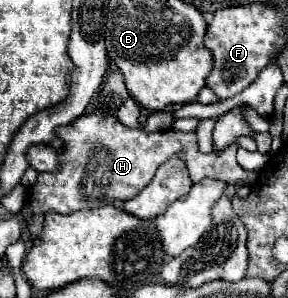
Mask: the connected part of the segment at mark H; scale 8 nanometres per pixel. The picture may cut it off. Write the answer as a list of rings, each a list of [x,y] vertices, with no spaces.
[[[95,110],[93,114],[79,116],[73,124],[57,128],[57,136],[65,142],[63,168],[57,174],[39,174],[37,182],[29,190],[29,210],[31,218],[27,220],[27,230],[31,240],[39,240],[43,230],[45,214],[55,210],[61,214],[71,214],[75,210],[91,210],[97,206],[113,204],[115,200],[131,200],[141,188],[155,176],[157,166],[167,162],[177,152],[185,152],[185,162],[193,182],[203,178],[217,178],[227,184],[245,184],[251,186],[257,180],[257,172],[243,170],[235,158],[237,144],[211,154],[201,154],[197,150],[195,134],[185,134],[179,130],[165,130],[149,134],[139,128],[127,128],[111,114]]]

